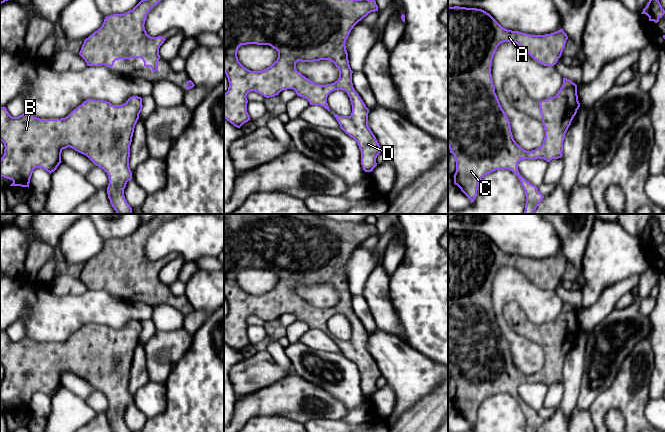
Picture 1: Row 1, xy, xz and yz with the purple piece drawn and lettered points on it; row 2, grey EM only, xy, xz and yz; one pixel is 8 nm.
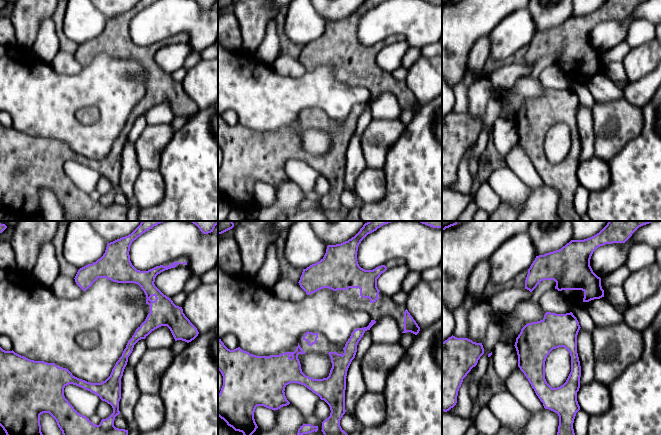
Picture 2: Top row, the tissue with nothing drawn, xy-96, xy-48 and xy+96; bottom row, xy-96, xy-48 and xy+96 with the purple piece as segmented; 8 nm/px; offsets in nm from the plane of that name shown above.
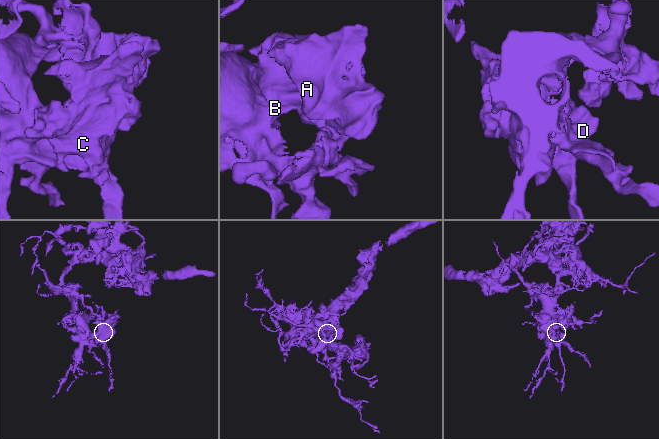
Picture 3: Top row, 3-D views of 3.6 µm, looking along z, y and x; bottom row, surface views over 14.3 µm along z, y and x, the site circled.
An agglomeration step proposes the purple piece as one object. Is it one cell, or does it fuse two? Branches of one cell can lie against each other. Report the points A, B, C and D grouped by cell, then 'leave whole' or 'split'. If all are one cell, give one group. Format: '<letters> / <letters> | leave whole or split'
A B C D | leave whole

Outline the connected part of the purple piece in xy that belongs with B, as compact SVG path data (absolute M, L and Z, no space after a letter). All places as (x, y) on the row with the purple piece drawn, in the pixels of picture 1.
M138 96L130 97L122 105L87 99L61 119L40 119L27 113L12 117L6 107L0 107L0 140L5 147L0 159L0 176L12 180L10 186L29 188L33 170L42 168L51 174L62 162L62 150L70 147L86 155L107 173L107 194L116 213L132 214L132 208L124 196L124 189L132 179L129 167L130 145L142 107L142 98Z

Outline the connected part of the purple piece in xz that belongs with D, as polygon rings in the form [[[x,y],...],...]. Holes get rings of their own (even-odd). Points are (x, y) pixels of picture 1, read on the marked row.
[[[224,0],[224,73],[229,82],[228,91],[224,94],[224,118],[240,128],[248,122],[250,116],[247,112],[247,94],[255,91],[266,98],[279,95],[283,90],[293,89],[297,96],[308,100],[310,105],[320,105],[330,111],[327,97],[335,90],[345,91],[351,101],[352,113],[350,116],[339,116],[333,114],[338,121],[340,128],[353,138],[361,151],[361,165],[365,172],[371,172],[377,166],[376,158],[382,149],[368,126],[369,109],[355,91],[352,83],[348,53],[345,42],[354,26],[366,17],[369,13],[378,11],[375,0]],[[257,44],[269,45],[278,51],[277,60],[262,71],[251,71],[245,68],[238,60],[237,51],[241,45]],[[330,60],[339,70],[337,81],[327,85],[317,84],[296,69],[296,63]]]

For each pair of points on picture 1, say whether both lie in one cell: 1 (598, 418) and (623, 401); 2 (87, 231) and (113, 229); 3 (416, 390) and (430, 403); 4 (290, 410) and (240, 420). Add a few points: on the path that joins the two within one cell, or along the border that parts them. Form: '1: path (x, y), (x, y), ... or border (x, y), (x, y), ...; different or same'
1: path (601, 411), (611, 401), (616, 401); same
2: border (93, 224), (104, 241); different
3: border (437, 386), (405, 411); different
4: path (278, 407), (252, 408); same

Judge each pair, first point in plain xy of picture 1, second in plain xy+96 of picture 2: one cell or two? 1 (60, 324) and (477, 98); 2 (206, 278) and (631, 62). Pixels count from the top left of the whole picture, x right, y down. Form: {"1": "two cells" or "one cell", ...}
{"1": "two cells", "2": "one cell"}

